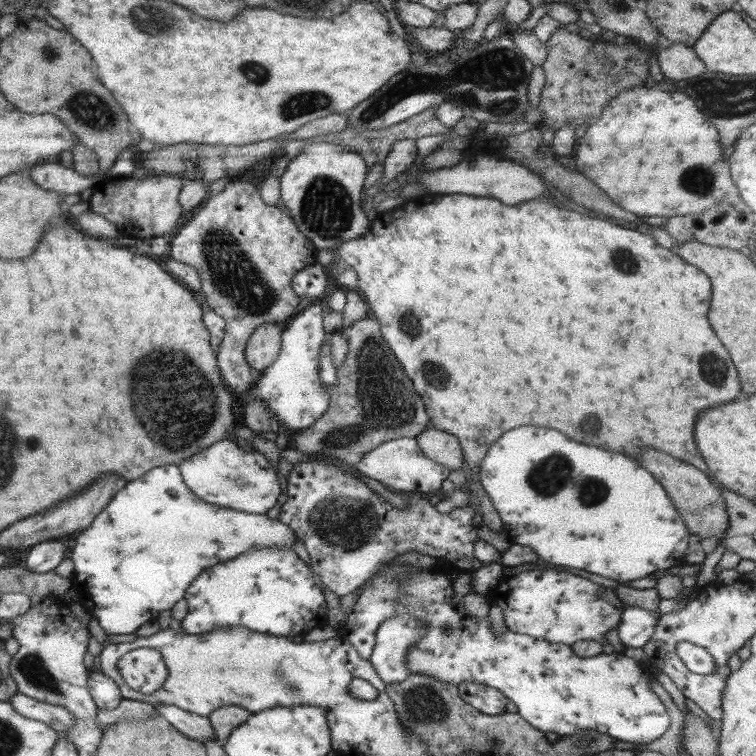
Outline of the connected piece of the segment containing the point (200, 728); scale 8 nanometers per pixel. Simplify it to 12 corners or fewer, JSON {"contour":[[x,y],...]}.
{"contour":[[154,704],[184,736],[204,742],[215,740],[208,717],[172,704]]}

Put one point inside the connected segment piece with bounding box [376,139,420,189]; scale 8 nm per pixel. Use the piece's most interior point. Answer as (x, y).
(403, 152)

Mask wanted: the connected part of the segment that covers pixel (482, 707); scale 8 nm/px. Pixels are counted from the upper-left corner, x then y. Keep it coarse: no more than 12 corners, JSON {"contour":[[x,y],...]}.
{"contour":[[460,682],[462,700],[478,712],[500,715],[508,698],[497,688]]}

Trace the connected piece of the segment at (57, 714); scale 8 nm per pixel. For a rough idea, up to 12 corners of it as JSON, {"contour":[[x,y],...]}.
{"contour":[[18,692],[8,702],[18,714],[59,734],[76,722],[66,707]]}

